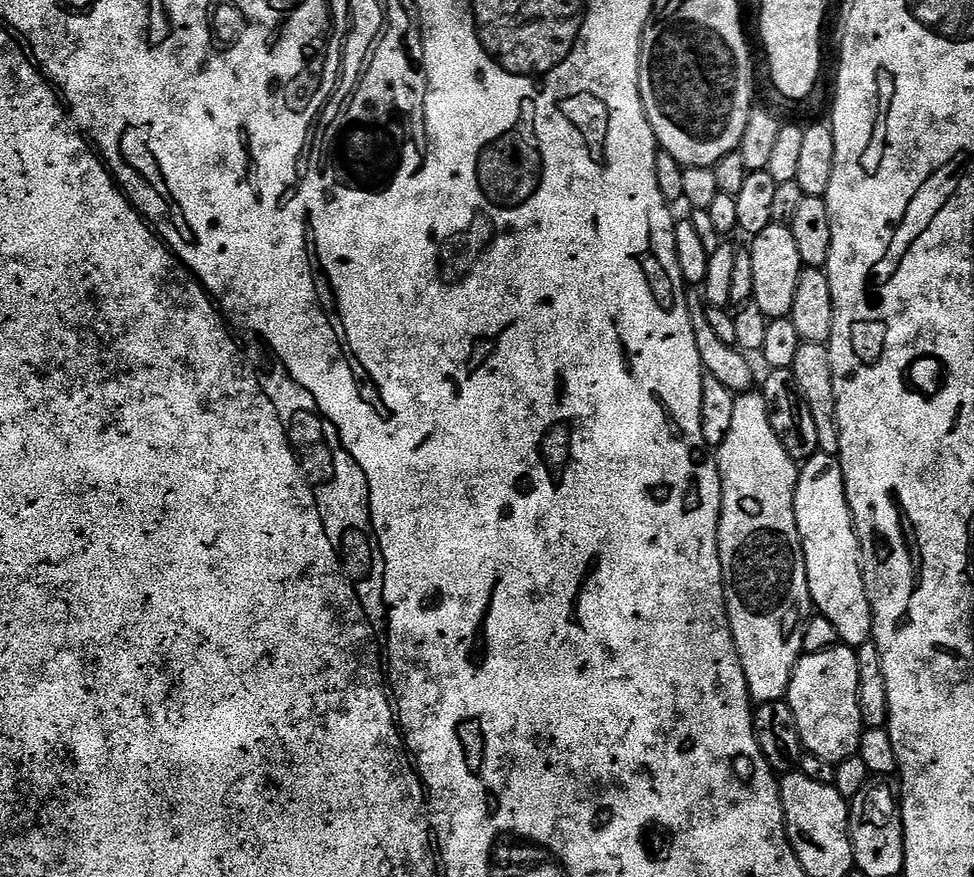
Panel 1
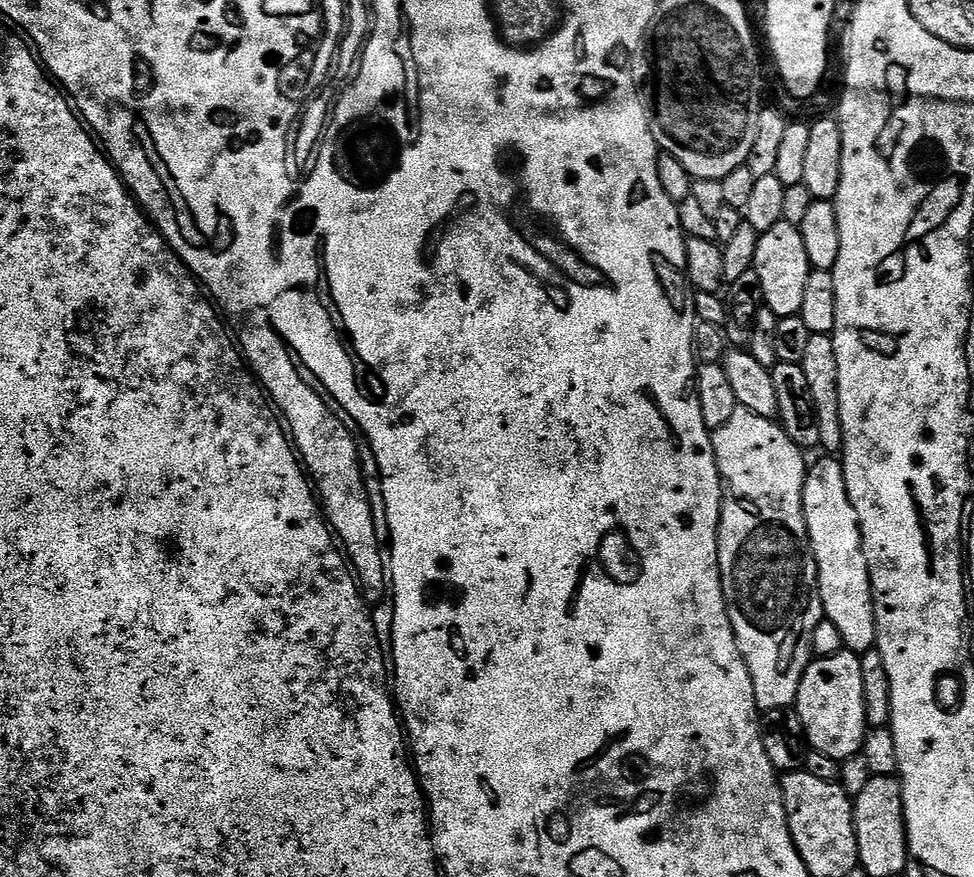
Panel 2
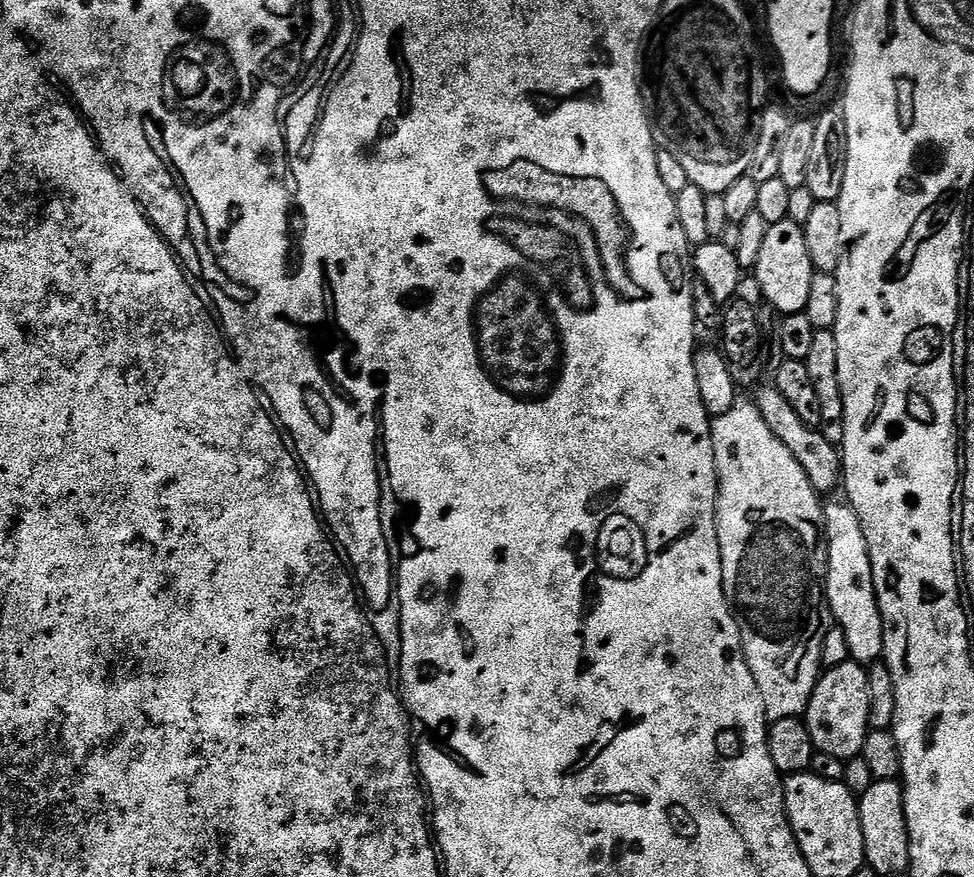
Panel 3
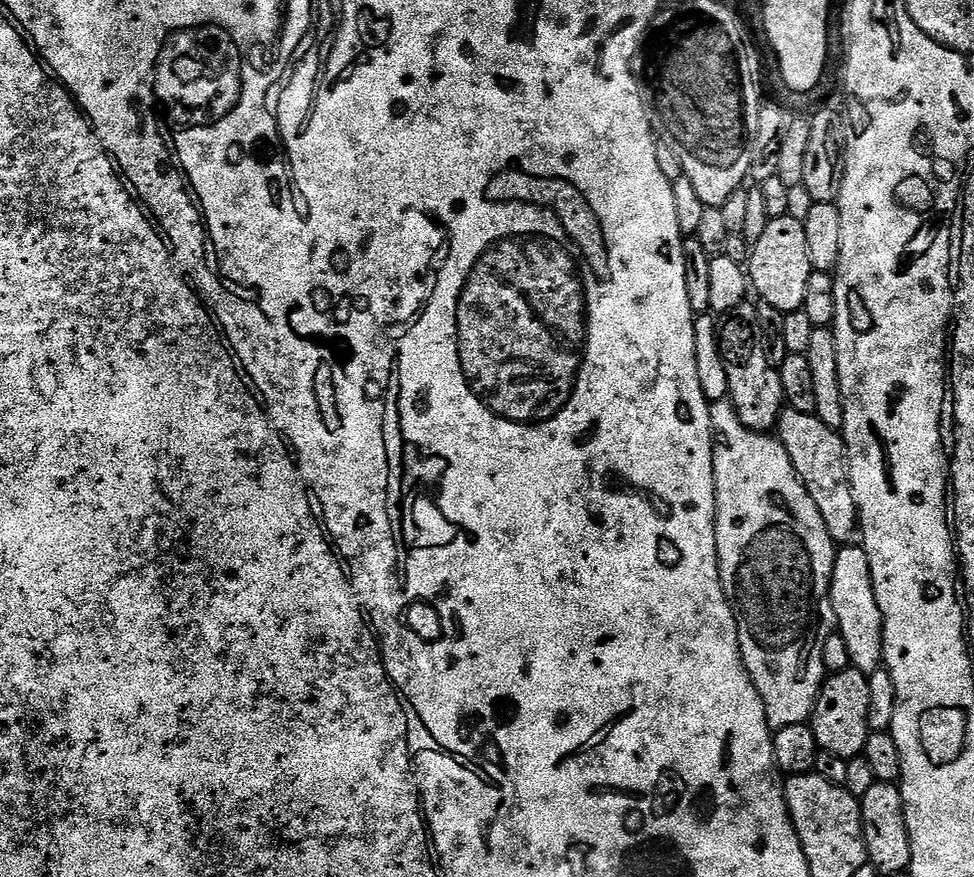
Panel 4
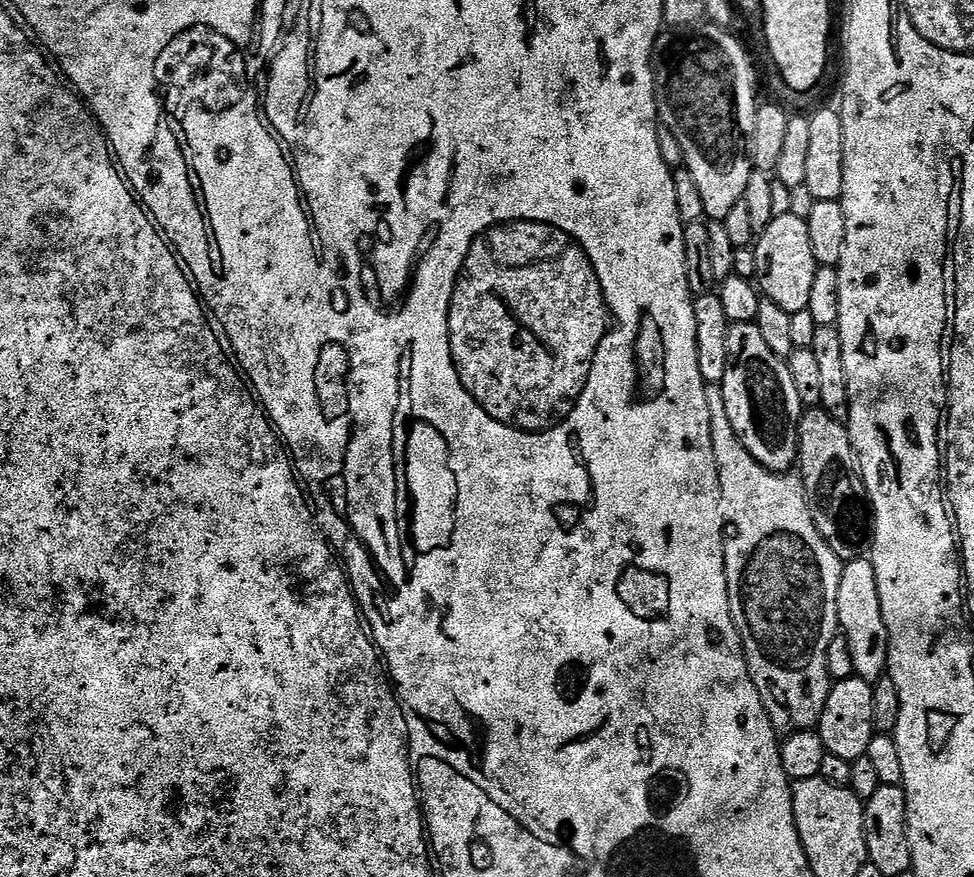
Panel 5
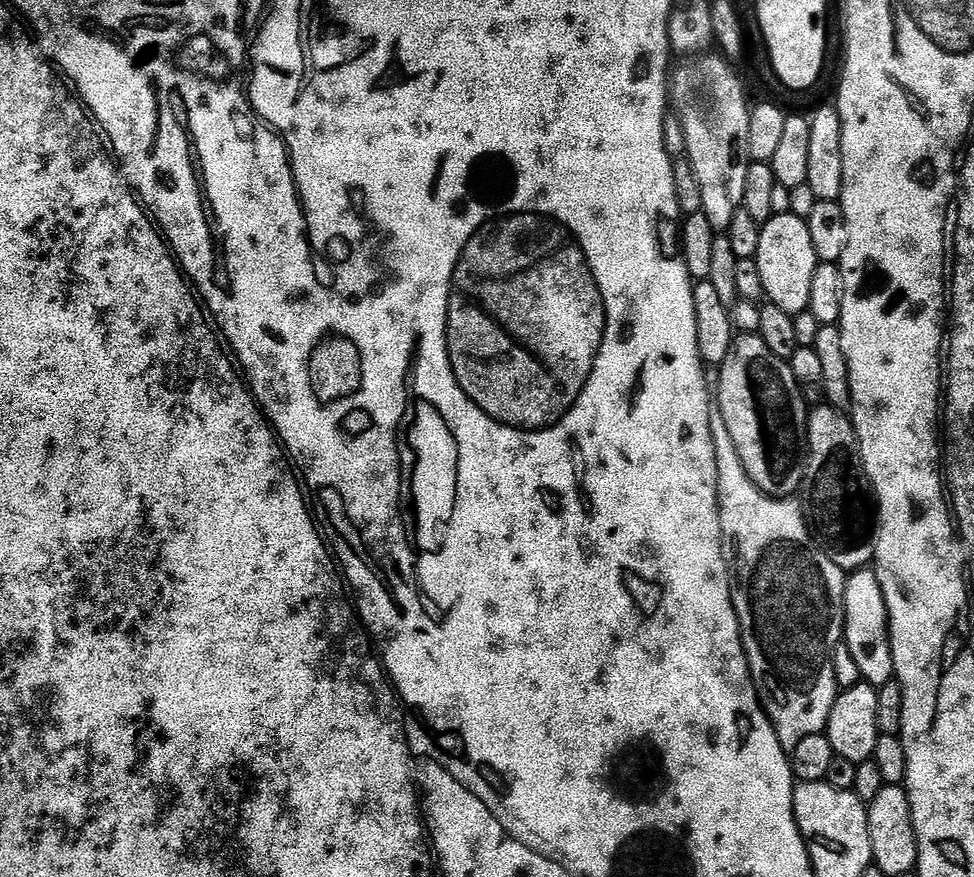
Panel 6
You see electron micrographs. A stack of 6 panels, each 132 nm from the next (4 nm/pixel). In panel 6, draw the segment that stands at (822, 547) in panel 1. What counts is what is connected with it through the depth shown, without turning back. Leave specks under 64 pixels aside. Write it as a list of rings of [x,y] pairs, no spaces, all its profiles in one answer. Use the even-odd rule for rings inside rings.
[[[871,567],[851,573],[844,581],[844,634],[842,642],[850,650],[850,654],[854,654],[854,662],[858,665],[863,683],[870,684],[873,688],[879,690],[883,684],[893,680],[896,671],[892,657],[892,643],[888,633],[886,598],[882,594],[882,586],[878,586],[878,578]]]

